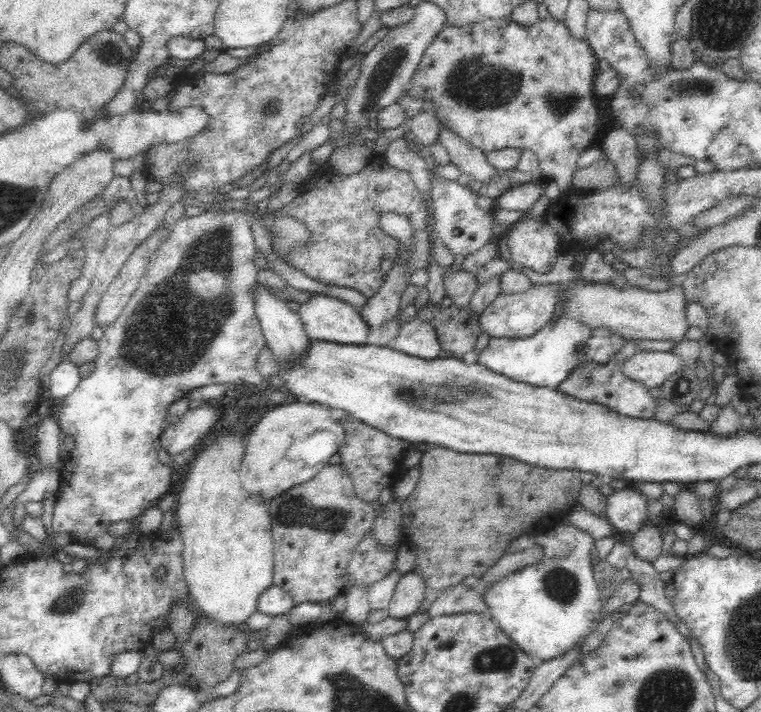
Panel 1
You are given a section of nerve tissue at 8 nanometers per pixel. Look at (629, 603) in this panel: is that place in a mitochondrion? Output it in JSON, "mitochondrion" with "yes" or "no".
{"mitochondrion":"no"}

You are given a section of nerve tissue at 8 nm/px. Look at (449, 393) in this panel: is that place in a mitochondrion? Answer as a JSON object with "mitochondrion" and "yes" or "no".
{"mitochondrion":"yes"}

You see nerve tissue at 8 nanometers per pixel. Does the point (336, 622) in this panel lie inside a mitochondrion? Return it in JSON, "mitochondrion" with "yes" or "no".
{"mitochondrion":"no"}

